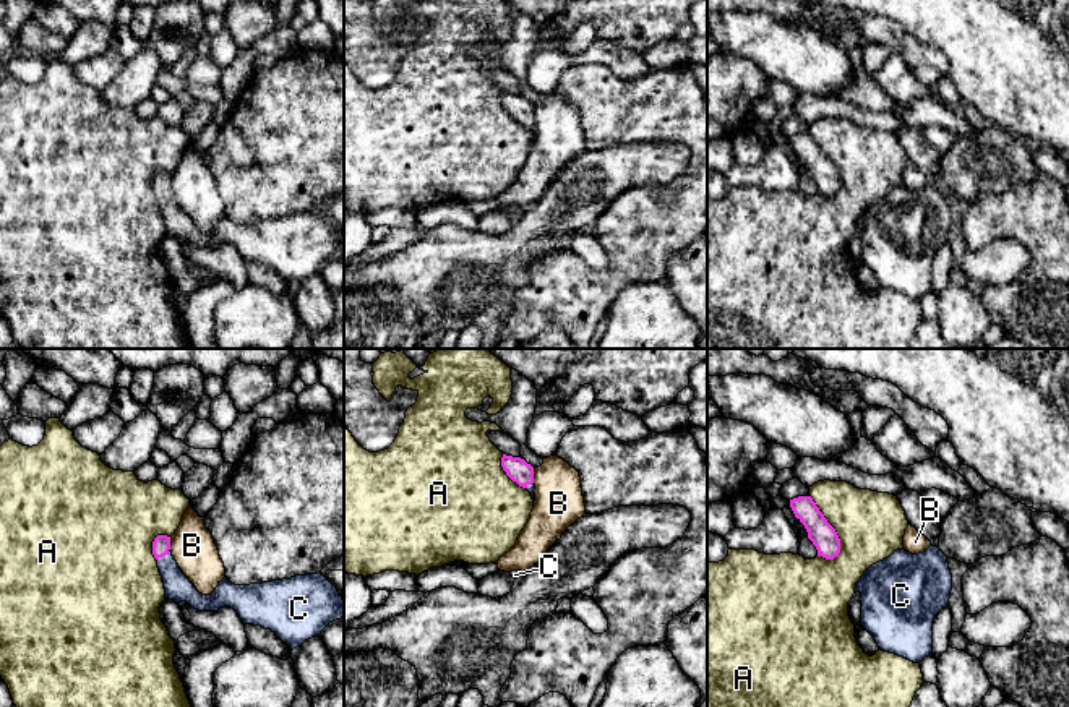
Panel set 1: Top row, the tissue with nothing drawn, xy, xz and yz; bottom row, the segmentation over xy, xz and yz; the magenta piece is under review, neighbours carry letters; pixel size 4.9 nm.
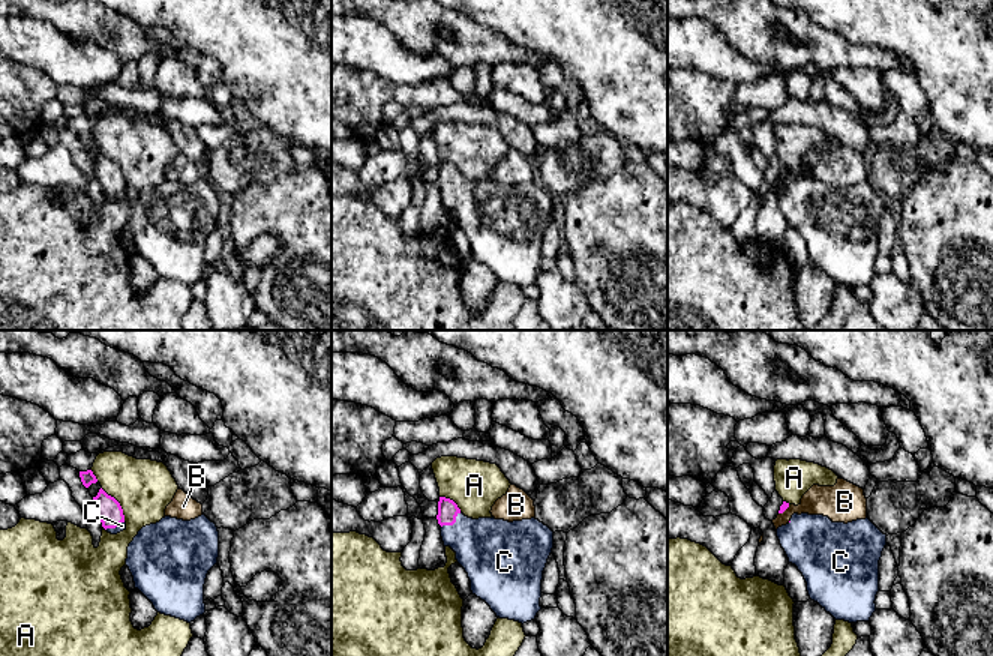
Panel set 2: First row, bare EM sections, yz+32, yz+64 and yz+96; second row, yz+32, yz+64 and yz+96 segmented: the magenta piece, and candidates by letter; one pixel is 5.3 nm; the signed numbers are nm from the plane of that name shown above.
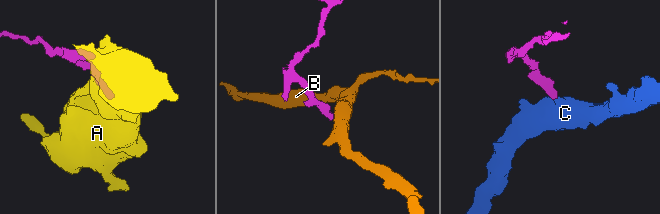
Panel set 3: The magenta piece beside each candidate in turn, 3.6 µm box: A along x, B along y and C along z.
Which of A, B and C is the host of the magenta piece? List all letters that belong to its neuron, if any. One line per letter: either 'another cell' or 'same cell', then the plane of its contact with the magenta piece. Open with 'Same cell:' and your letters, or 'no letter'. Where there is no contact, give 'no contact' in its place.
Same cell: C
A: another cell | yz
B: another cell | xz
C: same cell | xy

